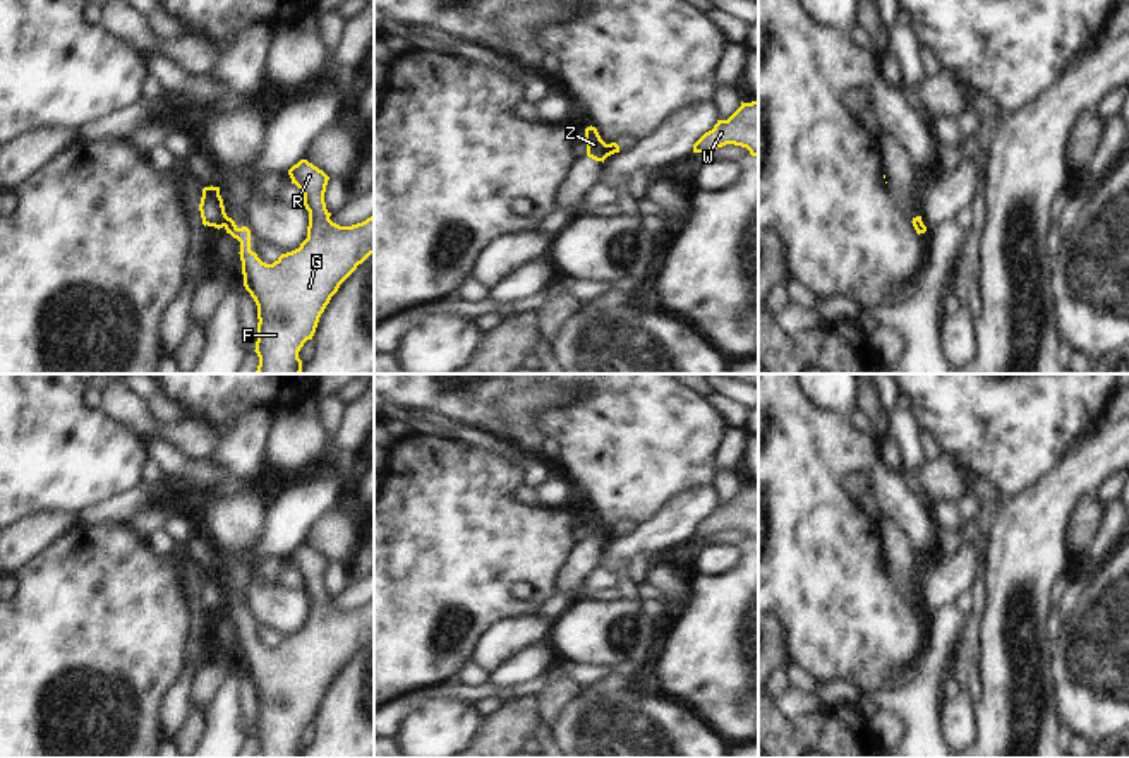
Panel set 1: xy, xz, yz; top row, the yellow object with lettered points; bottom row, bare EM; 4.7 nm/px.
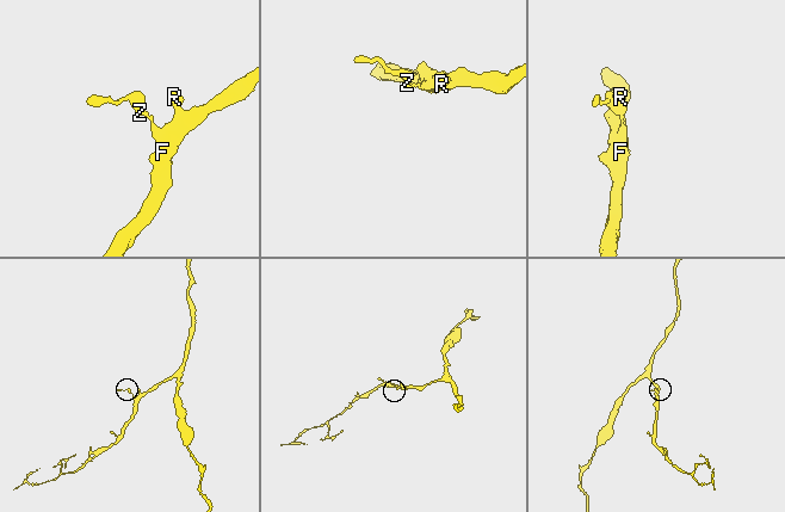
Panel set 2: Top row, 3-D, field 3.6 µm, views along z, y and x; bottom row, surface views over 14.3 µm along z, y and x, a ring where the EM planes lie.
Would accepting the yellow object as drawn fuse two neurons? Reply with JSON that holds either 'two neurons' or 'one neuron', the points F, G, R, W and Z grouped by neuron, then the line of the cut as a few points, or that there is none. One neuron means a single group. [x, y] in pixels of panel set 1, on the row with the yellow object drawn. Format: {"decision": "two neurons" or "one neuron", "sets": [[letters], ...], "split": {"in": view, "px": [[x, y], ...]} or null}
{"decision": "two neurons", "sets": [["F", "G", "R", "W"], ["Z"]], "split": {"in": "xy", "px": [[227, 216], [223, 225]]}}

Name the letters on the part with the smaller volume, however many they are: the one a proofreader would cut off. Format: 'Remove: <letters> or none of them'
Remove: Z

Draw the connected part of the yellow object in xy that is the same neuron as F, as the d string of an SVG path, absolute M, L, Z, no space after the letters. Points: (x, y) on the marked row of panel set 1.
M300 159L288 170L292 183L304 194L304 206L309 211L307 238L299 249L281 254L273 264L263 262L251 250L251 230L238 228L226 216L225 230L240 242L240 261L244 286L257 305L257 341L256 353L259 365L254 374L300 374L302 360L299 352L307 340L312 340L319 317L338 292L340 285L374 254L374 216L352 226L340 226L329 220L324 192L329 177L309 163Z

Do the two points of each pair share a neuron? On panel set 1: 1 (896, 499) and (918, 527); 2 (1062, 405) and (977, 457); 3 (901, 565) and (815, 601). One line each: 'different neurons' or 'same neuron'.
1: same neuron
2: same neuron
3: different neurons

